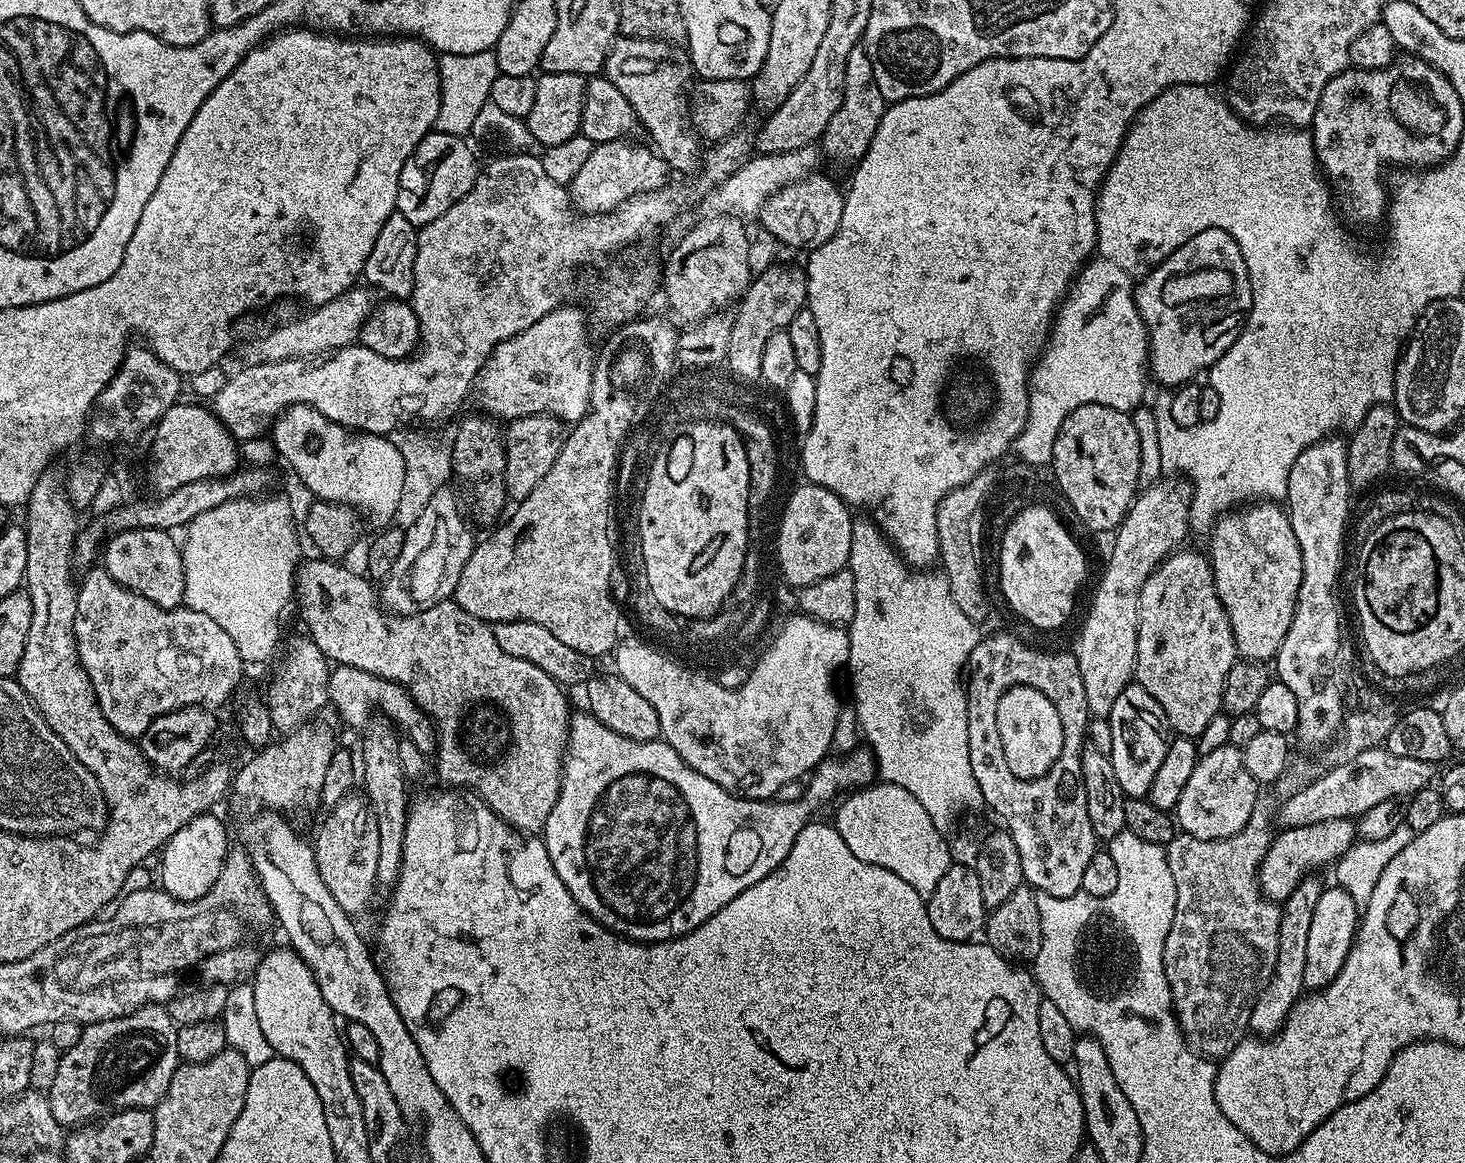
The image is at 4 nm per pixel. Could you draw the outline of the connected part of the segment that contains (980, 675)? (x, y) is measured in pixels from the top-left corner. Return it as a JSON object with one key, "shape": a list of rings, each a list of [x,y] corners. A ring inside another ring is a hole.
{"shape":[[[996,632],[993,636],[985,635],[974,646],[966,665],[966,735],[970,737],[970,765],[974,779],[978,782],[984,804],[992,807],[998,815],[1004,816],[1007,831],[1014,838],[1014,846],[1018,846],[1018,858],[1022,858],[1022,874],[1025,881],[1036,892],[1044,892],[1054,898],[1066,898],[1080,891],[1082,873],[1090,858],[1098,850],[1098,841],[1090,826],[1090,814],[1086,814],[1086,786],[1082,782],[1082,750],[1086,746],[1086,737],[1090,723],[1090,713],[1086,706],[1086,689],[1082,686],[1082,670],[1078,670],[1078,662],[1071,651],[1043,652],[1040,648],[1031,648],[1024,640],[1011,636],[1008,632]],[[1014,686],[1030,686],[1034,690],[1042,690],[1050,702],[1054,702],[1054,710],[1058,710],[1058,718],[1062,721],[1062,754],[1044,776],[1036,780],[1019,780],[1006,766],[1006,754],[998,746],[996,739],[996,707],[998,698],[1006,694]]]}

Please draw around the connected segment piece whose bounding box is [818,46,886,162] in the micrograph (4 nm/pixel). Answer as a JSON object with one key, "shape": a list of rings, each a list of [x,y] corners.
{"shape":[[[863,47],[850,50],[846,58],[846,78],[844,79],[844,97],[842,106],[834,110],[834,118],[826,126],[824,135],[818,144],[823,155],[832,160],[852,160],[859,162],[864,157],[874,134],[878,130],[878,122],[882,122],[886,102],[882,98],[882,90],[878,90],[878,82],[874,82],[874,66],[870,66],[870,58]]]}

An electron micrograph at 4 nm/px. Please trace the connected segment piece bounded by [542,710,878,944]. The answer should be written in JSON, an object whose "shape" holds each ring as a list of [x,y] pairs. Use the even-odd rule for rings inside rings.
{"shape":[[[581,710],[568,722],[564,777],[558,802],[544,823],[542,839],[558,878],[566,882],[566,890],[590,918],[639,944],[666,942],[690,934],[714,918],[726,902],[734,902],[742,890],[762,882],[790,854],[790,846],[815,817],[816,809],[875,781],[878,773],[871,748],[859,746],[836,759],[840,760],[826,758],[816,765],[801,798],[794,802],[748,800],[726,791],[718,782],[710,782],[706,774],[698,774],[664,739],[638,742],[622,738],[622,734],[602,726],[591,712]]]}

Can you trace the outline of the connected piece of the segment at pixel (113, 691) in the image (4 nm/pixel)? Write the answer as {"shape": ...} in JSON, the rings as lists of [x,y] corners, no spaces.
{"shape":[[[100,566],[87,569],[83,576],[84,581],[82,579],[79,581],[76,590],[76,613],[74,614],[76,650],[80,665],[84,667],[92,683],[98,706],[102,710],[106,722],[110,722],[110,726],[114,726],[114,730],[118,730],[123,736],[129,738],[139,738],[146,730],[146,726],[150,726],[150,722],[154,722],[154,718],[162,718],[162,714],[170,714],[179,708],[191,708],[193,706],[203,706],[209,710],[216,710],[219,709],[219,704],[224,704],[231,698],[232,691],[240,684],[240,671],[245,671],[246,665],[238,654],[238,646],[234,646],[234,642],[231,641],[230,634],[226,634],[226,630],[222,630],[222,626],[218,626],[218,622],[214,622],[214,618],[206,618],[206,614],[187,606],[178,608],[158,606],[147,600],[145,596],[140,596],[137,592],[131,592],[130,589],[114,582],[114,578],[110,578],[110,574]]]}

